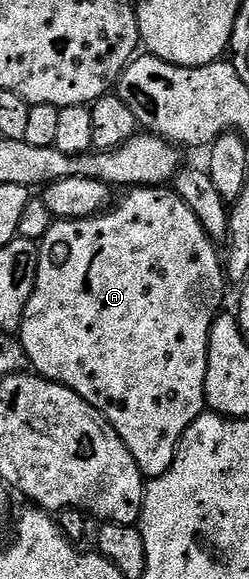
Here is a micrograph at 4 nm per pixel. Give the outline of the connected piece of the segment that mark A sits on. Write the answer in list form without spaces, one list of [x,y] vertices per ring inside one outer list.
[[[141,185],[131,187],[119,202],[116,200],[110,207],[89,217],[78,217],[75,221],[56,220],[39,245],[39,262],[37,263],[37,279],[33,287],[33,295],[29,295],[29,303],[25,307],[23,321],[19,325],[18,339],[23,345],[30,368],[46,381],[55,381],[59,385],[69,387],[85,403],[89,403],[117,431],[117,435],[129,447],[129,455],[137,463],[144,478],[160,477],[169,471],[179,446],[179,440],[185,435],[187,428],[205,412],[205,371],[207,370],[207,348],[209,347],[209,331],[219,316],[223,305],[223,281],[225,282],[225,265],[216,242],[211,240],[205,231],[201,219],[189,211],[189,207],[175,194],[174,188],[161,185]]]

